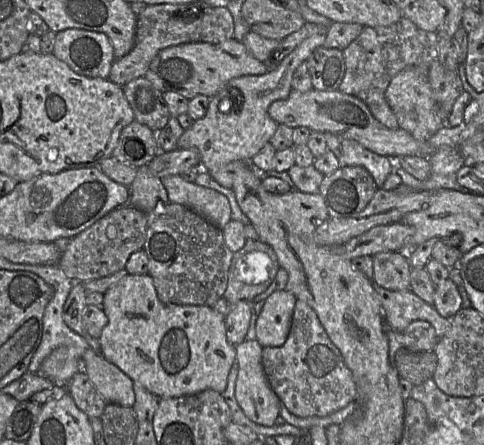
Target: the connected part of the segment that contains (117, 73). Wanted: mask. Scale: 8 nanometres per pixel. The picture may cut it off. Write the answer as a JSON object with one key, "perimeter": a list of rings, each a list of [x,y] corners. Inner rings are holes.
{"perimeter":[[[204,2],[185,4],[151,4],[137,16],[135,43],[125,56],[115,59],[108,79],[123,86],[144,77],[152,60],[163,49],[185,43],[205,42],[219,44],[233,38],[234,20],[225,5],[210,7]]]}

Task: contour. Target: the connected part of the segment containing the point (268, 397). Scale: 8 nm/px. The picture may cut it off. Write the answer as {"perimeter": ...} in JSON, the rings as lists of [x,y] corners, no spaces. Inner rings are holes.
{"perimeter":[[[246,340],[234,345],[238,375],[235,384],[235,398],[248,419],[256,424],[271,427],[279,416],[281,401],[271,388],[262,365],[263,347],[257,340]]]}

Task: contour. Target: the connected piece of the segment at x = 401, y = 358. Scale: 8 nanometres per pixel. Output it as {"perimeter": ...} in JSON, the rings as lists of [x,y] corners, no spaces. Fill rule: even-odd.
{"perimeter":[[[400,348],[394,357],[394,367],[400,378],[405,378],[413,385],[419,385],[431,378],[437,366],[434,351],[414,352]]]}

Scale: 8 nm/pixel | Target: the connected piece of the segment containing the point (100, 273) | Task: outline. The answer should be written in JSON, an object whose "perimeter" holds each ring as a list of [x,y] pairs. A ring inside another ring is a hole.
{"perimeter":[[[123,205],[112,210],[70,239],[61,253],[58,265],[68,278],[76,282],[100,279],[123,270],[130,255],[144,246],[146,215],[130,205]]]}

